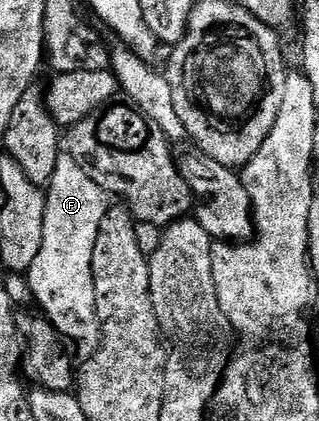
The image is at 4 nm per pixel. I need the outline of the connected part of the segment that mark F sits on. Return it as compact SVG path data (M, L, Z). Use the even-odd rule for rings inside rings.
M62 155L56 163L56 171L52 171L45 195L44 243L40 243L40 255L36 255L36 263L32 263L25 277L31 285L37 308L66 336L79 358L89 359L96 355L98 344L102 342L102 328L96 311L96 287L92 279L92 251L96 247L100 219L104 219L108 208L108 194L100 187L100 183L96 183L96 179L92 179L92 175L88 175L88 171L84 171L84 167L80 167L80 163L76 163L74 157Z

